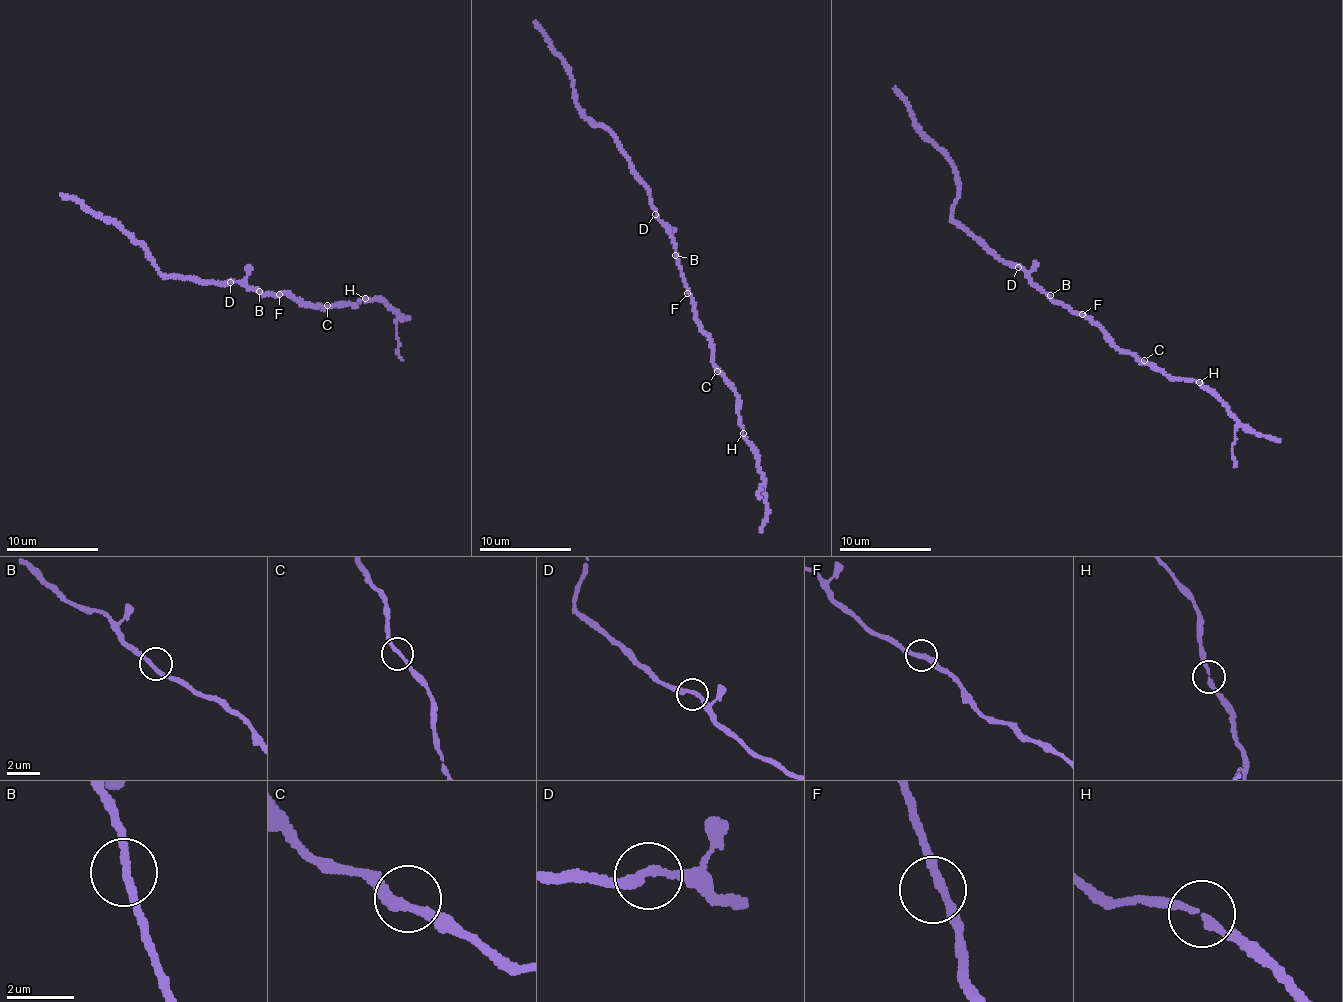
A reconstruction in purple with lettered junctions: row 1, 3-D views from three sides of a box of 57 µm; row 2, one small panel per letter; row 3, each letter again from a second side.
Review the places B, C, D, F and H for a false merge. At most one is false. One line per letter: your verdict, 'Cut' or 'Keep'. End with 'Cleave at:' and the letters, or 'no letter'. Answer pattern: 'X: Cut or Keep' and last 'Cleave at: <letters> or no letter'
B: Keep
C: Keep
D: Keep
F: Keep
H: Keep
Cleave at: no letter

